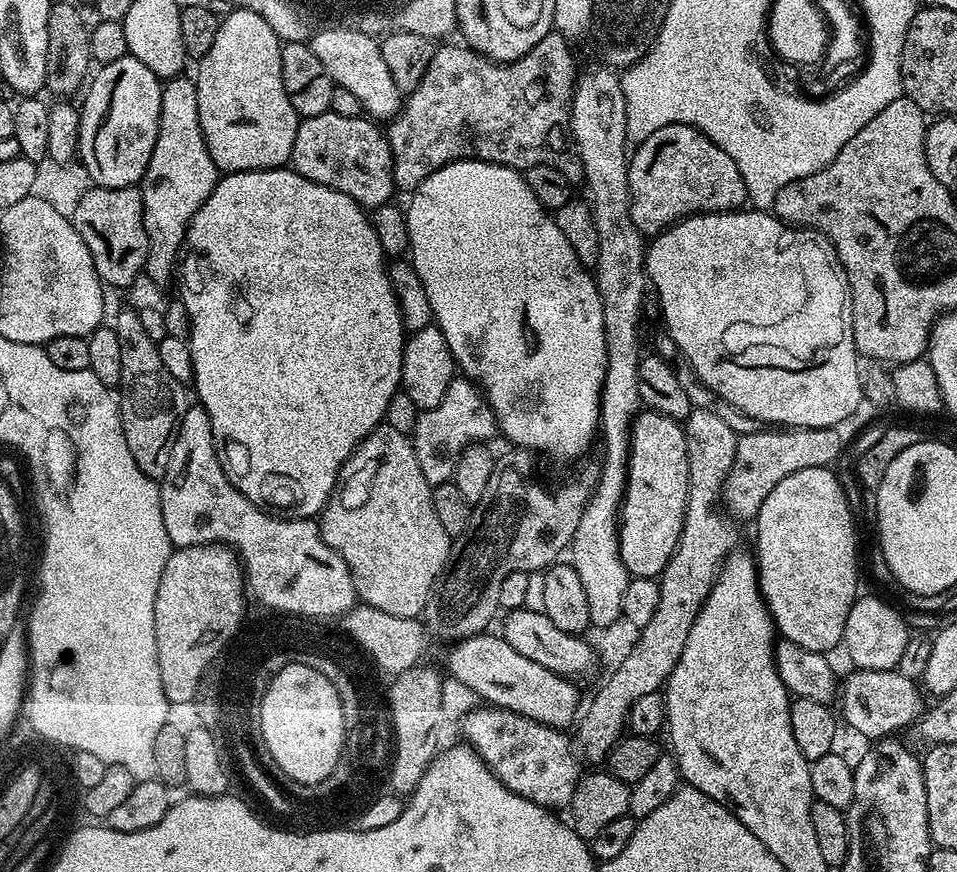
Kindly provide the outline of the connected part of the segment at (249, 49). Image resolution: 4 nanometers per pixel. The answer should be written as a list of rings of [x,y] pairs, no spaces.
[[[237,7],[230,12],[228,17],[225,15],[221,19],[214,46],[210,46],[210,50],[198,61],[197,68],[200,69],[194,73],[198,90],[198,118],[206,150],[210,150],[210,158],[214,158],[217,169],[224,174],[283,168],[292,159],[294,134],[298,134],[301,117],[296,115],[294,106],[290,106],[290,98],[282,82],[282,41],[271,30],[270,23],[261,15],[254,14],[254,10]]]

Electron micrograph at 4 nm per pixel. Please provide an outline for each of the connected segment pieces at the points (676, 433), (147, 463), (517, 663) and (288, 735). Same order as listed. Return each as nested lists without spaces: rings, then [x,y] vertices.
[[[644,410],[633,419],[628,485],[618,513],[620,557],[629,577],[659,577],[680,541],[688,501],[688,455],[681,421]]]
[[[139,311],[118,313],[114,327],[122,350],[118,396],[122,434],[126,434],[126,446],[130,446],[134,462],[138,462],[138,470],[147,476],[162,478],[166,466],[170,466],[170,450],[174,450],[174,438],[178,438],[180,419],[190,406],[190,392],[162,366],[159,343],[146,334]]]
[[[481,634],[478,636],[468,636],[464,640],[457,640],[451,645],[452,648],[446,652],[446,672],[451,679],[465,683],[485,705],[493,708],[505,708],[519,716],[530,718],[534,722],[542,725],[549,725],[552,728],[561,730],[567,729],[577,719],[580,705],[580,696],[575,684],[567,677],[555,675],[553,671],[546,670],[544,666],[538,666],[538,662],[530,662],[523,654],[518,654],[510,642],[506,642],[503,635],[488,636]]]
[[[287,664],[269,682],[262,698],[260,720],[269,747],[267,755],[290,779],[315,786],[331,768],[334,750],[340,748],[343,706],[338,690],[310,666]]]

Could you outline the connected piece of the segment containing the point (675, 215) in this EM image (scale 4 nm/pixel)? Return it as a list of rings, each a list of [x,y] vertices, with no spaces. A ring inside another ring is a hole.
[[[685,124],[662,126],[658,130],[654,130],[654,134],[650,134],[650,138],[646,138],[641,144],[635,145],[628,162],[628,185],[630,186],[630,198],[632,199],[630,202],[630,218],[634,218],[634,226],[645,238],[659,236],[661,232],[671,229],[673,224],[683,220],[685,216],[693,214],[728,214],[739,209],[736,207],[748,200],[748,191],[742,182],[742,174],[738,174],[738,166],[734,166],[734,158],[730,158],[730,154],[726,154],[726,150],[714,146],[714,142],[710,142],[710,138],[706,138],[704,132]]]

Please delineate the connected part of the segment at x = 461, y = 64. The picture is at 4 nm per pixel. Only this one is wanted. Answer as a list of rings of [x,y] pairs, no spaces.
[[[547,32],[522,58],[497,62],[473,52],[467,46],[460,48],[437,47],[432,53],[430,66],[422,74],[422,82],[407,93],[402,107],[386,124],[388,145],[392,151],[392,177],[397,189],[414,190],[430,174],[456,160],[481,160],[501,164],[507,168],[527,170],[545,163],[552,152],[552,131],[569,123],[574,77],[578,67],[572,61],[569,41],[561,33]]]

